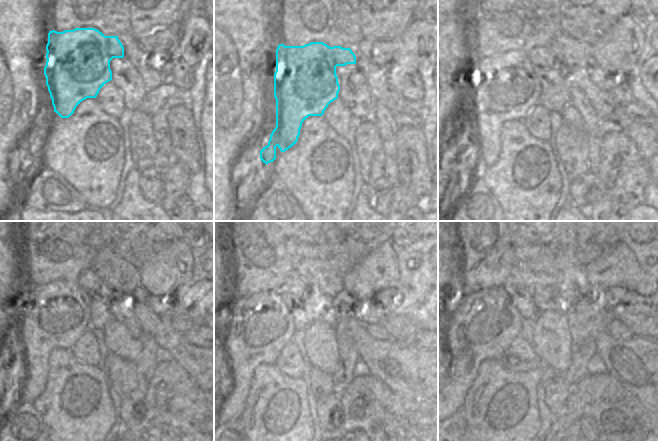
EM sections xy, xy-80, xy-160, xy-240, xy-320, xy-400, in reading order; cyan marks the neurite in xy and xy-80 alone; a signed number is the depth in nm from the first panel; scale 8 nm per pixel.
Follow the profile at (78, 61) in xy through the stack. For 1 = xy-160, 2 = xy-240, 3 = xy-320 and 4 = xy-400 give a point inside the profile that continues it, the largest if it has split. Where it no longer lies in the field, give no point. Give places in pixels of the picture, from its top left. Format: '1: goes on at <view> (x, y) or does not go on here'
1: goes on at xy-160 (507, 88)
2: goes on at xy-240 (56, 314)
3: goes on at xy-320 (280, 324)
4: goes on at xy-400 (458, 388)

